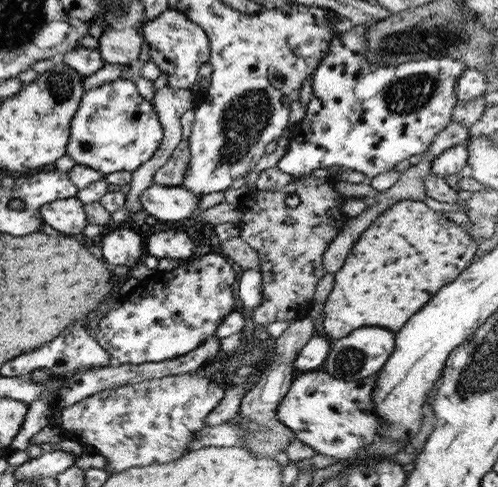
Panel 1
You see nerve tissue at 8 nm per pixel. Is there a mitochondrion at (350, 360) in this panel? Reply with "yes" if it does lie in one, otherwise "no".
yes

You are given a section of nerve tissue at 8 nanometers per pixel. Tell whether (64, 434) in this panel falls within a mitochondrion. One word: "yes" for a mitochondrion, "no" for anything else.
no

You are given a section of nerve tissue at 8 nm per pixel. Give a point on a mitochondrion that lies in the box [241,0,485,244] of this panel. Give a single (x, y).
(452, 34)

